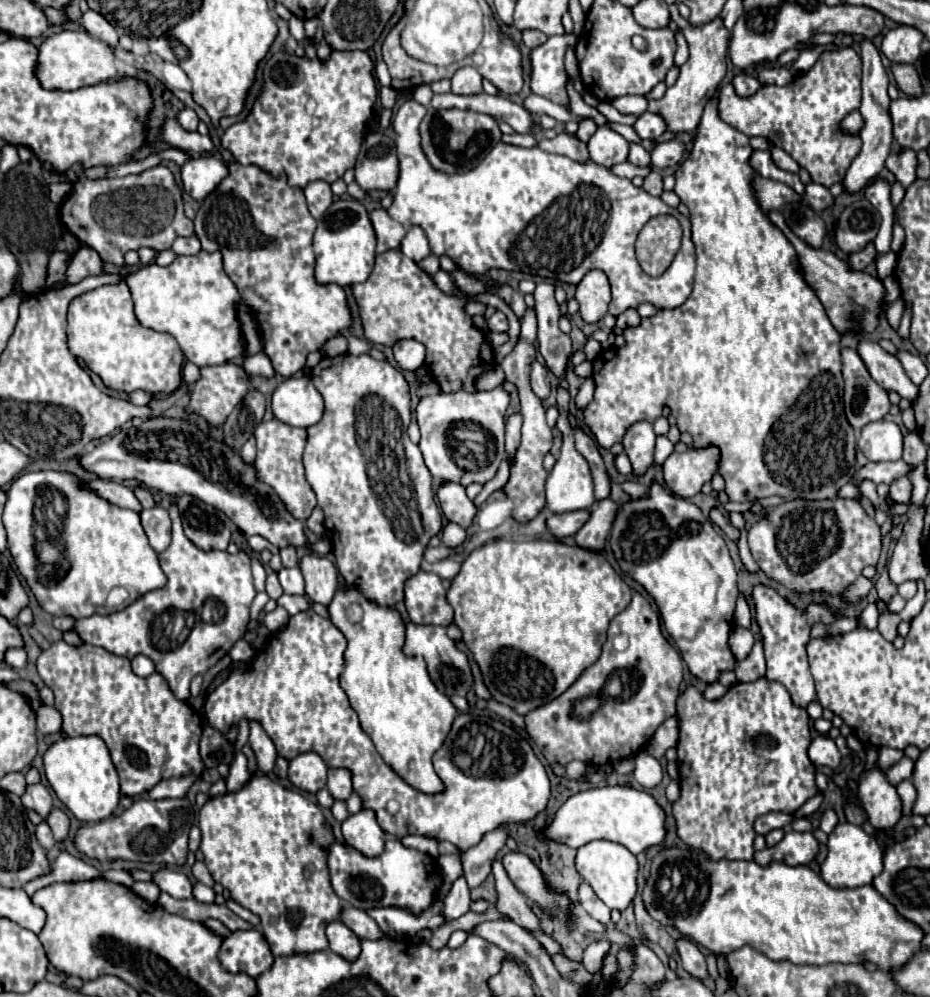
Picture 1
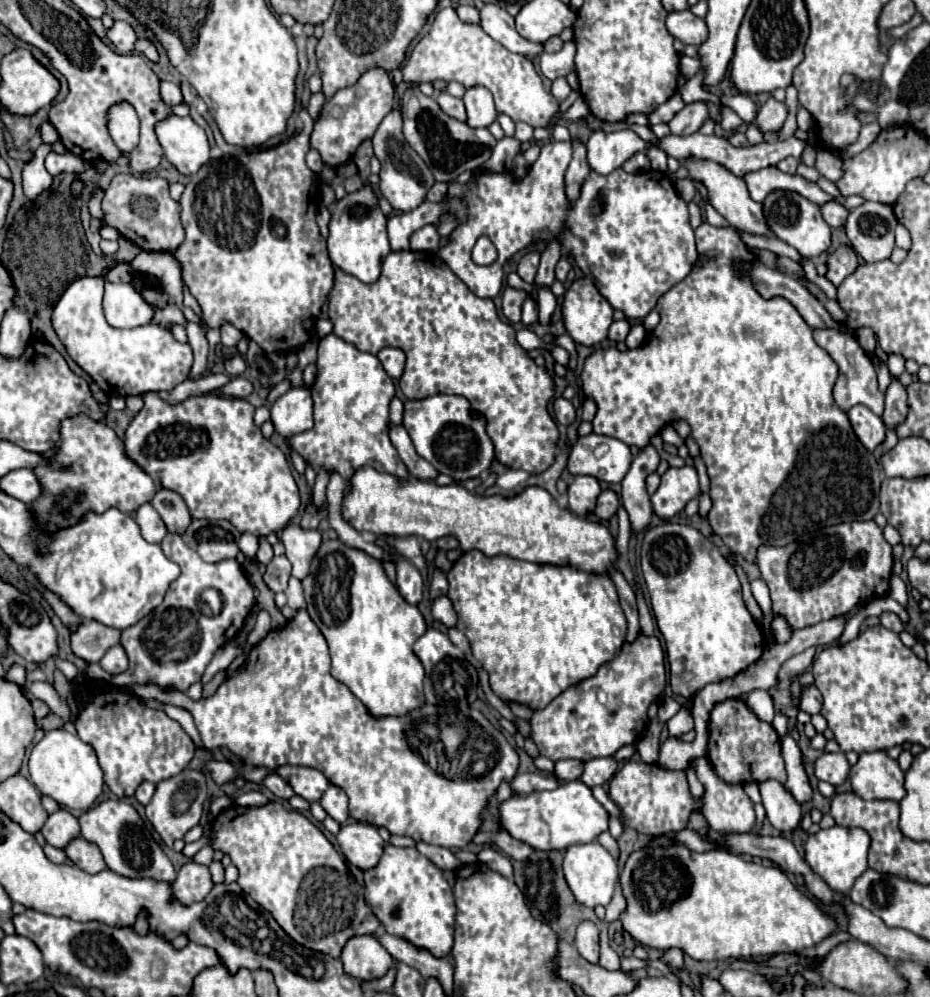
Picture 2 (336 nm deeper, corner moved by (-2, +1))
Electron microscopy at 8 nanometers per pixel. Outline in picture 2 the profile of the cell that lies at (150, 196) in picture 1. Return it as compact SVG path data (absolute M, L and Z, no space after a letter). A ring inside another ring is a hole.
M130 173L116 175L104 193L102 209L106 213L104 223L118 229L122 237L134 241L144 251L174 253L184 241L180 205L170 197L168 181L162 177L134 177Z

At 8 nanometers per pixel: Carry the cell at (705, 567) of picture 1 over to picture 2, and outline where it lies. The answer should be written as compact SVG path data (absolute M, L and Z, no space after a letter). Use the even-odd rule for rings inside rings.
M664 523L644 533L640 557L650 605L666 643L674 695L694 697L708 683L730 679L760 659L762 629L742 601L732 565L708 537L688 525Z

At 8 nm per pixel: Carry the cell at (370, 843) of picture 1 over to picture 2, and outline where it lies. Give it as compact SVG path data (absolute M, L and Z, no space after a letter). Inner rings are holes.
M348 823L340 829L338 845L348 863L368 871L374 869L384 851L384 839L378 835L378 829L368 823Z

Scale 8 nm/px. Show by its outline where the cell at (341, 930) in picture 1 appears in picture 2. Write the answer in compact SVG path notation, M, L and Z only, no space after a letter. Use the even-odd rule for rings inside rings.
M374 935L352 937L340 955L344 971L360 981L374 981L388 973L394 965L392 955L380 945Z

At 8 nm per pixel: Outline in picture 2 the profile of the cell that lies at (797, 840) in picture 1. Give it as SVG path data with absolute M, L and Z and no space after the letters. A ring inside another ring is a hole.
M760 781L760 797L768 821L782 833L788 833L800 823L800 803L780 781Z

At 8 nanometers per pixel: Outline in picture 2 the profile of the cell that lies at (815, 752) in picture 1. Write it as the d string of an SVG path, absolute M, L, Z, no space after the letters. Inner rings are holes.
M838 751L838 753L822 753L818 757L816 765L814 765L814 775L820 781L828 781L834 787L838 787L838 785L842 785L846 781L848 771L850 771L850 765L848 765L842 751Z

